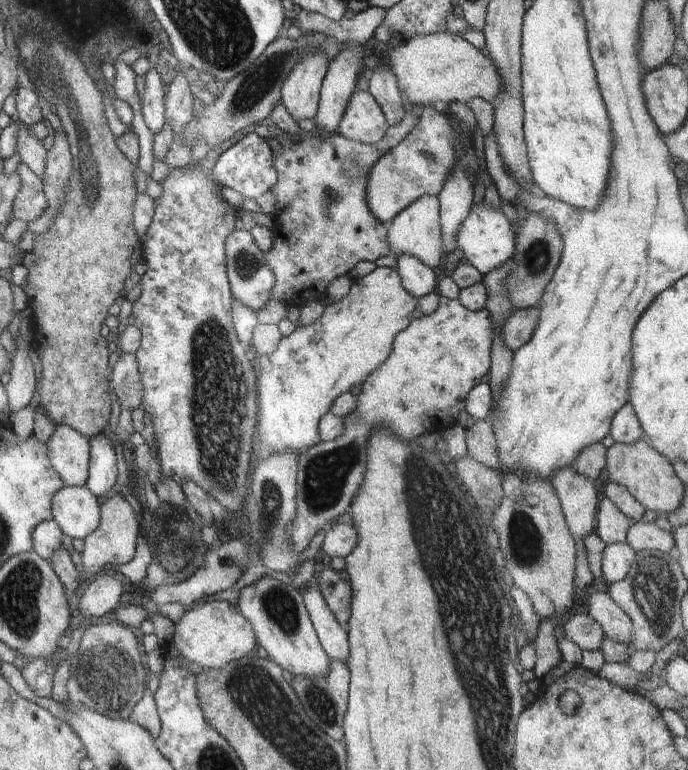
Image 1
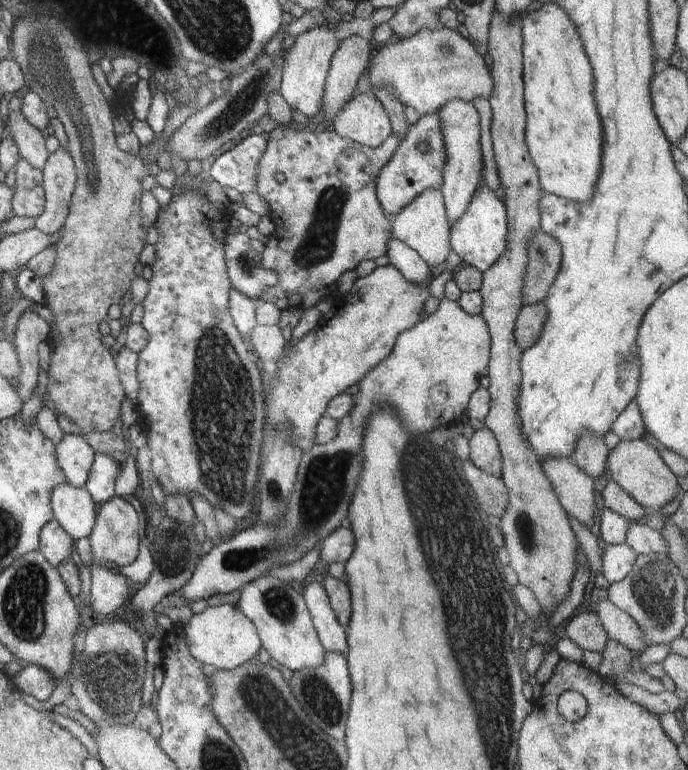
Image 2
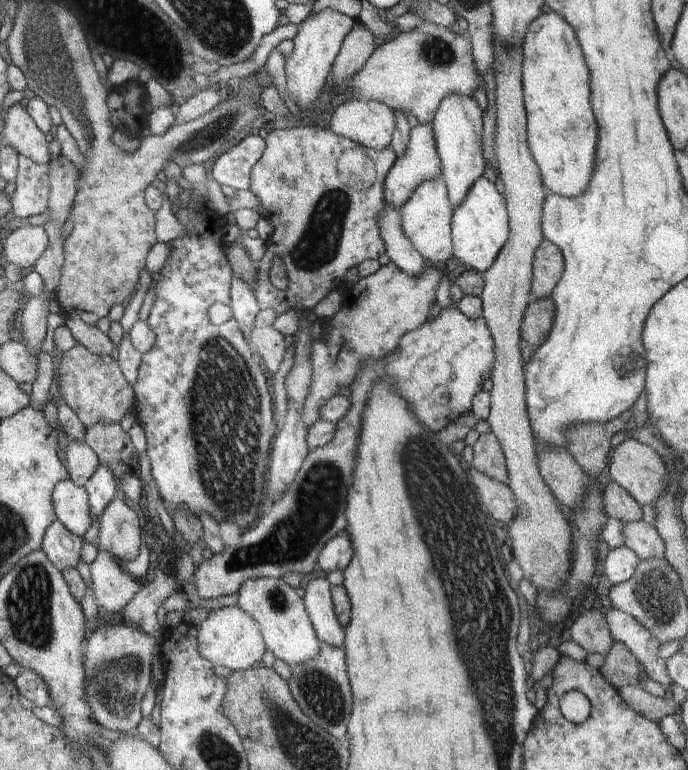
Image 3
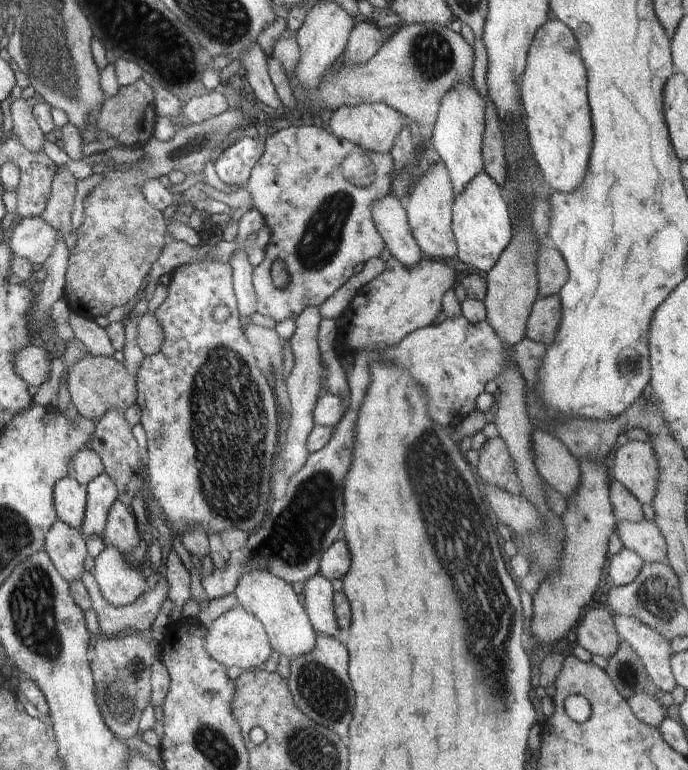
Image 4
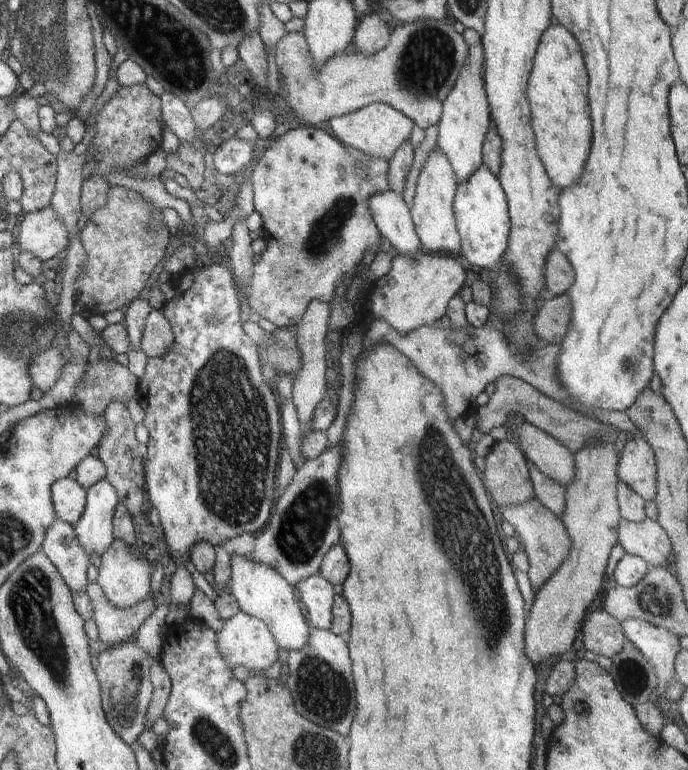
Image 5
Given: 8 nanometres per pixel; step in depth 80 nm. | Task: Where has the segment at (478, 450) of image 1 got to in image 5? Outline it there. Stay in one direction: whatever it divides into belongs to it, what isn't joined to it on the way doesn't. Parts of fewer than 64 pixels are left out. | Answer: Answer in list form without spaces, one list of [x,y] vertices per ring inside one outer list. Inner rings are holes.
[[[511,440],[495,442],[492,445],[490,454],[484,458],[484,471],[480,476],[485,490],[490,492],[496,506],[516,506],[516,504],[528,502],[530,498],[535,498],[526,461],[523,453]]]

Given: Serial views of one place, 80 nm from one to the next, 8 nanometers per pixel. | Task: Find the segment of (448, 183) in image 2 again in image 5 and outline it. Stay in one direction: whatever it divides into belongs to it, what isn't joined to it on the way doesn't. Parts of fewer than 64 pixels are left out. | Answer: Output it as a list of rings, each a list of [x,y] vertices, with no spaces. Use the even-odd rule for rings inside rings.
[[[465,27],[462,36],[470,54],[466,59],[466,66],[457,72],[452,90],[441,102],[442,115],[438,122],[438,148],[448,158],[457,182],[468,180],[483,165],[482,148],[491,118],[482,76],[485,59],[481,36],[468,27]]]

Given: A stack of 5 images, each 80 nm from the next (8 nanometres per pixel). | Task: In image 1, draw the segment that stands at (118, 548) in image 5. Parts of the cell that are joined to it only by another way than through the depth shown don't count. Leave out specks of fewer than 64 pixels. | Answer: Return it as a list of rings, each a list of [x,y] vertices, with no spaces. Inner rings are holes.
[[[95,575],[90,578],[90,584],[82,592],[78,613],[86,617],[104,616],[115,612],[122,604],[120,598],[124,592],[124,585],[108,575]]]

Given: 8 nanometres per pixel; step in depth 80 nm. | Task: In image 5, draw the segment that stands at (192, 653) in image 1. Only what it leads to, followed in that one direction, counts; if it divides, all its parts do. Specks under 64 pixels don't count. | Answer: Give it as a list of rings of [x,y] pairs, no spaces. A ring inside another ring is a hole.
[[[242,613],[232,616],[228,620],[224,620],[224,626],[220,632],[216,632],[216,648],[220,650],[220,658],[224,658],[228,662],[228,666],[244,666],[250,672],[259,672],[264,674],[276,659],[278,659],[278,644],[272,636],[272,632],[266,624],[263,624],[258,618],[248,616]]]

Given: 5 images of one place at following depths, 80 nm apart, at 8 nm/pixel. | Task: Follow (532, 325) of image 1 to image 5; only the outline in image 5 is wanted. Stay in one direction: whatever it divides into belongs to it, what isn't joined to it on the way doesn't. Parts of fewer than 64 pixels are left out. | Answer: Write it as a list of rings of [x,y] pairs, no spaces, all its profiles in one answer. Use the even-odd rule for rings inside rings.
[[[566,293],[547,295],[544,299],[540,299],[534,316],[536,338],[546,343],[560,344],[566,336],[570,316],[572,316],[572,308]]]

